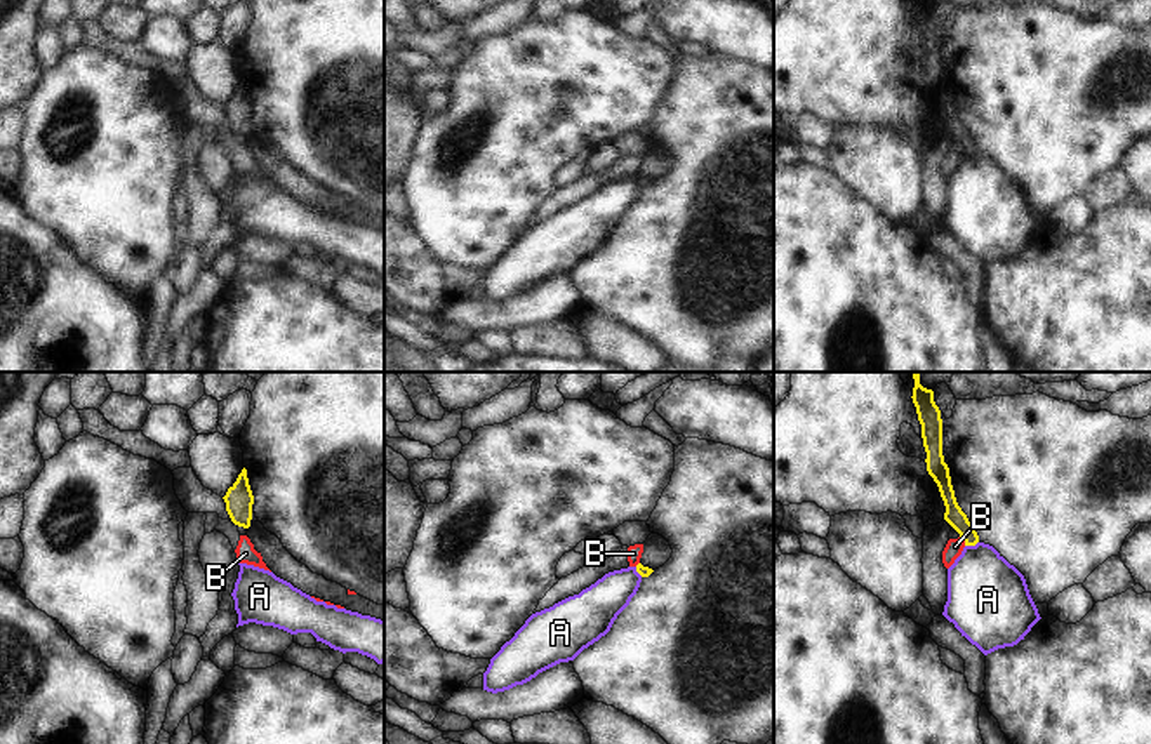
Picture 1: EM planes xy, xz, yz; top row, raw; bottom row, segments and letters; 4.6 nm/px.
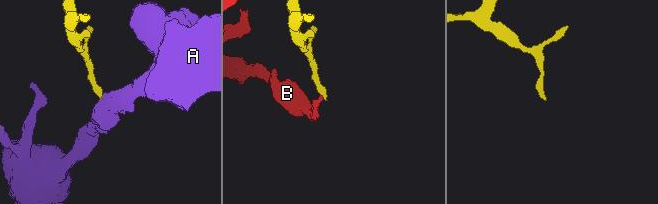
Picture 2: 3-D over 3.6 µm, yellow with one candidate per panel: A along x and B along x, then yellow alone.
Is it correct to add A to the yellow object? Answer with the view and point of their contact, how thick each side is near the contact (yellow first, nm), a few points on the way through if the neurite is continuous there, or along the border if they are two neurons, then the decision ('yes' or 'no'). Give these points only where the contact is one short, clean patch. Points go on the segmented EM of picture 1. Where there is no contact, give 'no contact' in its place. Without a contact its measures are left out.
yz (971, 544) | 90/360 nm | along yz (978, 541), (965, 546) | no

